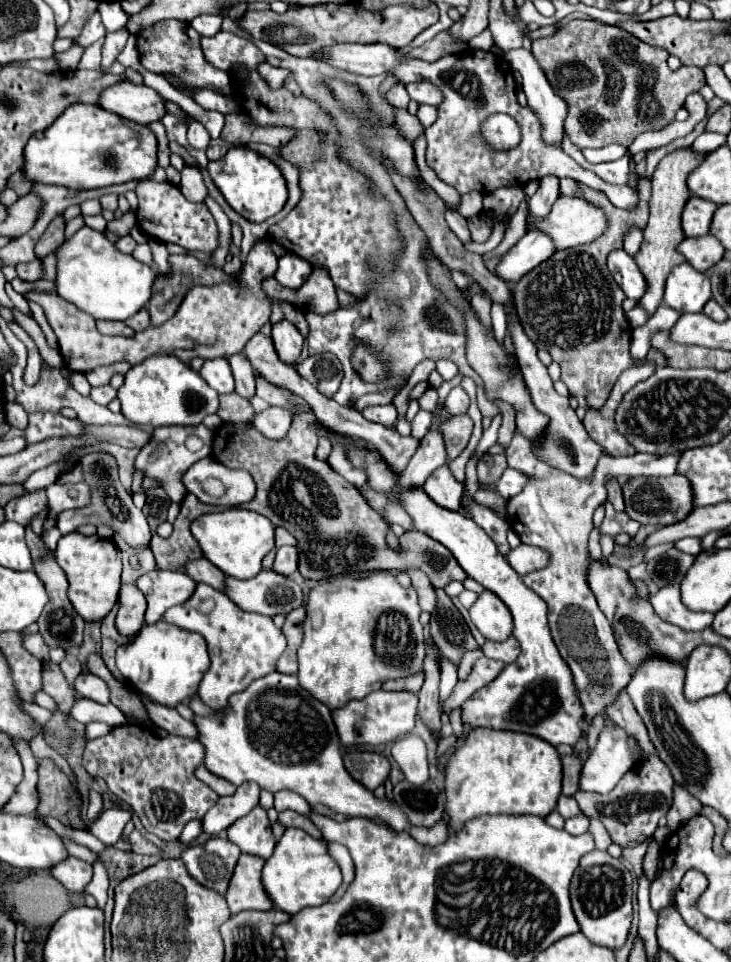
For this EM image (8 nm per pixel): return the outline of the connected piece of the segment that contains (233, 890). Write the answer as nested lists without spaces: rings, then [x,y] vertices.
[[[251,854],[239,856],[229,888],[225,892],[231,914],[239,914],[245,910],[271,910],[273,908],[259,880],[263,864],[265,860],[259,860],[259,856],[251,856]]]

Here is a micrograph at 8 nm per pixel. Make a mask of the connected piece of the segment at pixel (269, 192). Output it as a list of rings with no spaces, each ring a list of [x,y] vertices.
[[[231,148],[221,160],[209,162],[207,172],[219,192],[225,196],[227,204],[249,222],[265,222],[267,218],[275,216],[287,202],[287,186],[279,168],[249,148]]]

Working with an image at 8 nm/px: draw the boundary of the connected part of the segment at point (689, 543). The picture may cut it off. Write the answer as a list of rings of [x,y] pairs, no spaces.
[[[683,538],[683,540],[675,542],[675,548],[681,550],[681,552],[685,552],[685,554],[697,556],[701,552],[701,540],[699,538]]]

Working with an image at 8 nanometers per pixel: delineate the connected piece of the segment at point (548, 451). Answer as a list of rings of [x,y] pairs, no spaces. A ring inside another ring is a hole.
[[[517,316],[509,318],[511,322],[511,336],[513,336],[513,344],[515,344],[515,352],[517,352],[517,360],[519,360],[519,366],[521,366],[521,372],[523,372],[523,380],[527,384],[527,390],[531,394],[531,400],[533,400],[533,406],[545,414],[549,418],[549,424],[543,432],[543,436],[539,440],[533,440],[531,442],[531,450],[533,454],[543,460],[545,464],[553,466],[553,468],[559,468],[579,480],[589,480],[595,472],[595,466],[597,466],[597,460],[601,456],[607,455],[603,446],[599,446],[595,440],[589,438],[589,434],[585,432],[581,420],[577,418],[575,410],[569,406],[569,396],[559,396],[553,388],[553,380],[549,378],[547,374],[547,366],[537,358],[537,346],[525,336]]]

